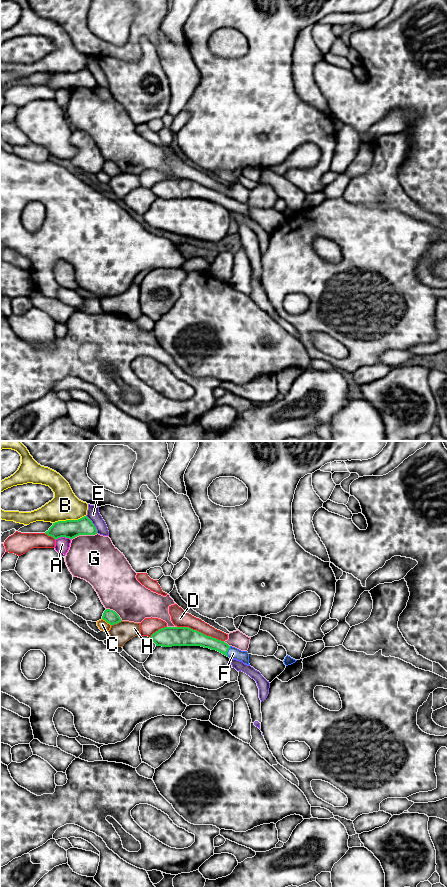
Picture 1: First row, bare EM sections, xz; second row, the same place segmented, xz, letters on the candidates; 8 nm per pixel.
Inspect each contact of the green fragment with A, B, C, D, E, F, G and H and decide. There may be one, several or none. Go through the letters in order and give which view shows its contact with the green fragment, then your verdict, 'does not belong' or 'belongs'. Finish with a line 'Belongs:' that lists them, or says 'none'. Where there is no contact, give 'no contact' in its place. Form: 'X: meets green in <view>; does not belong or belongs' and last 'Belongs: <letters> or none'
A: meets green in xz; does not belong
B: meets green in xz; does not belong
C: meets green in xz; does not belong
D: meets green in xz; does not belong
E: meets green in xz; does not belong
F: meets green in xz; belongs
G: meets green in xz; does not belong
H: meets green in xz; does not belong
Belongs: F

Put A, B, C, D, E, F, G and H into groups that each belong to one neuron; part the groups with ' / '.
A / B / C / D / E / F / G / H

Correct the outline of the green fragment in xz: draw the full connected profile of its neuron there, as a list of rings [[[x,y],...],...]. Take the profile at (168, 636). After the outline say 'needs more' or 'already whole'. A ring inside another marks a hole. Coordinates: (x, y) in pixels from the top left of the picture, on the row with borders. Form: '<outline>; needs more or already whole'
[[[164,627],[153,633],[150,637],[156,646],[201,646],[216,650],[230,659],[249,664],[249,654],[235,647],[229,646],[224,641],[207,636],[189,627]]]; needs more

